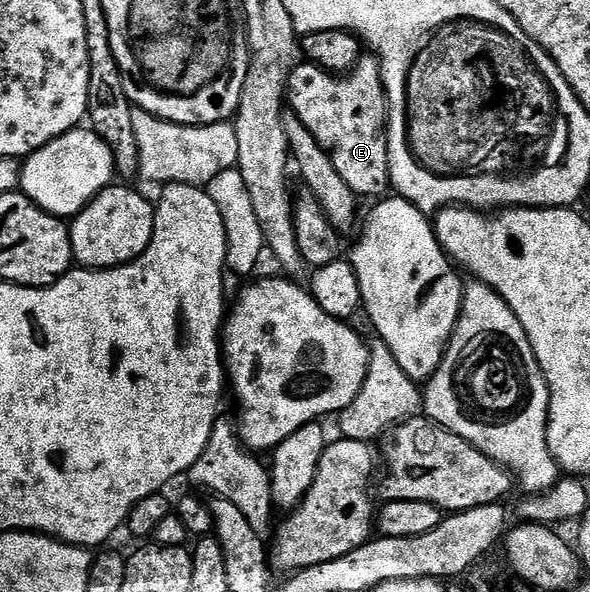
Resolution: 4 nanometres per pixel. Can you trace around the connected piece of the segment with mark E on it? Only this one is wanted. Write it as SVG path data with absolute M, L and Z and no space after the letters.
M359 58L348 76L335 76L313 64L295 65L290 74L288 106L331 158L352 193L374 200L391 189L386 139L388 107L377 58Z

